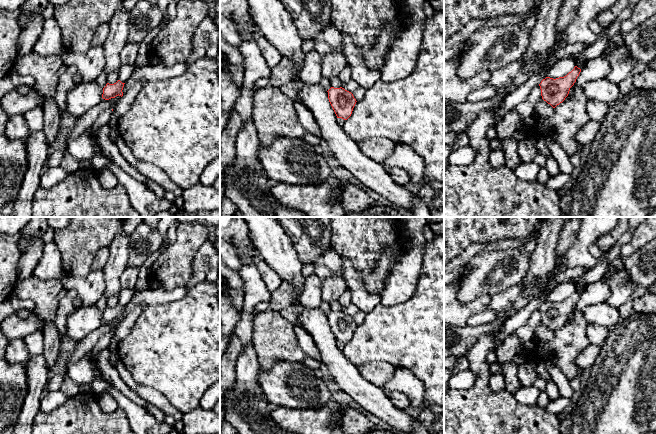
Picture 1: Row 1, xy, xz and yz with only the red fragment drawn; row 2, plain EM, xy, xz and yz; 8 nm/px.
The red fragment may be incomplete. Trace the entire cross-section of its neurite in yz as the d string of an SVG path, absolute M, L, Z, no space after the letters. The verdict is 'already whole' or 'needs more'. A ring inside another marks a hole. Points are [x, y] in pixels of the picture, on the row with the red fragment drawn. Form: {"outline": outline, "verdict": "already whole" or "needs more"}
{"outline": "M575 66L574 69L564 77L556 79L546 77L543 79L539 84L542 99L555 108L568 96L570 88L576 82L580 72L581 69Z", "verdict": "already whole"}

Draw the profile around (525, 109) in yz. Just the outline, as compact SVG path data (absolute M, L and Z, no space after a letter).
M536 85L528 95L528 97L515 107L515 111L519 114L520 118L532 117L535 113L535 105L542 98L541 89Z

